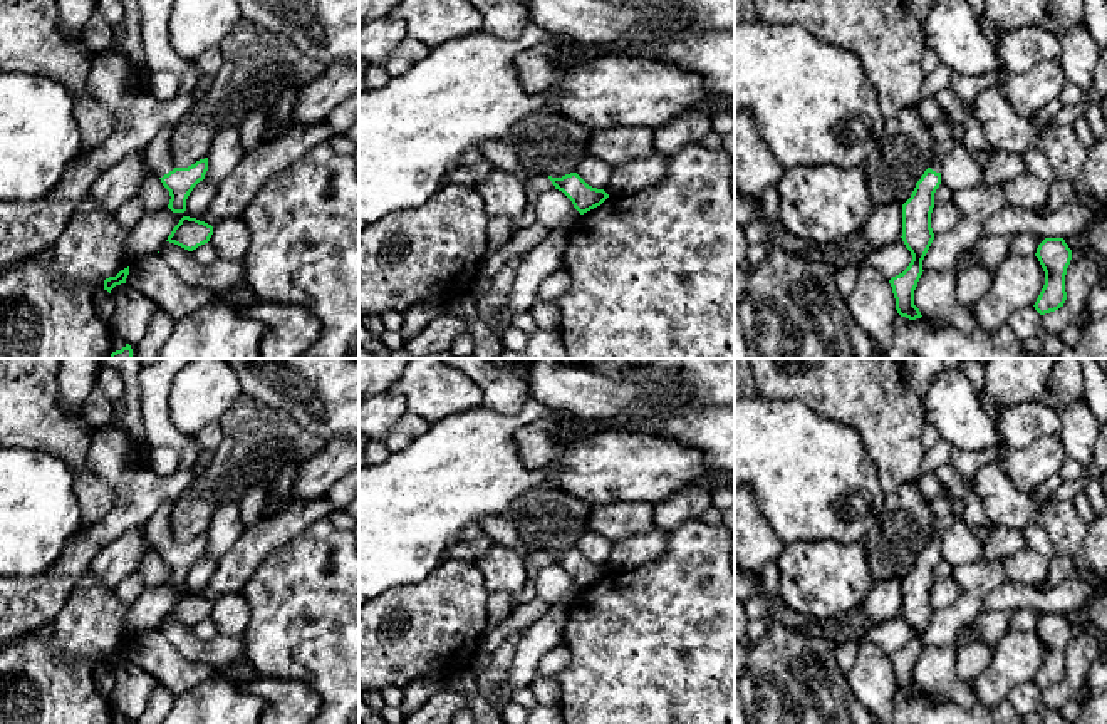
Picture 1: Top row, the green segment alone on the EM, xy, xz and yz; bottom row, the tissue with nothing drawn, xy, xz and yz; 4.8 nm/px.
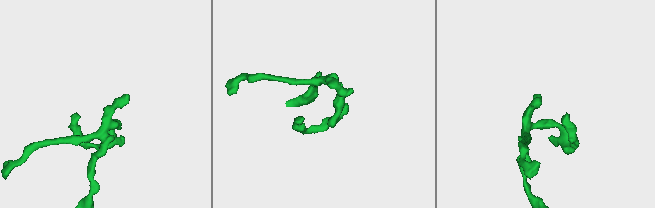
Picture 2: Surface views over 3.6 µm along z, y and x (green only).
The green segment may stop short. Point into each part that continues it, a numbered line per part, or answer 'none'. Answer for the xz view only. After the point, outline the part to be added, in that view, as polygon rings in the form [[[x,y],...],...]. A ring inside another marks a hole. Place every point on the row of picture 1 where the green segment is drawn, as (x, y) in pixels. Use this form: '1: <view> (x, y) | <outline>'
1: xz (535, 185) | [[[535,174],[523,181],[527,198],[537,199],[542,193],[555,189],[547,174]]]

